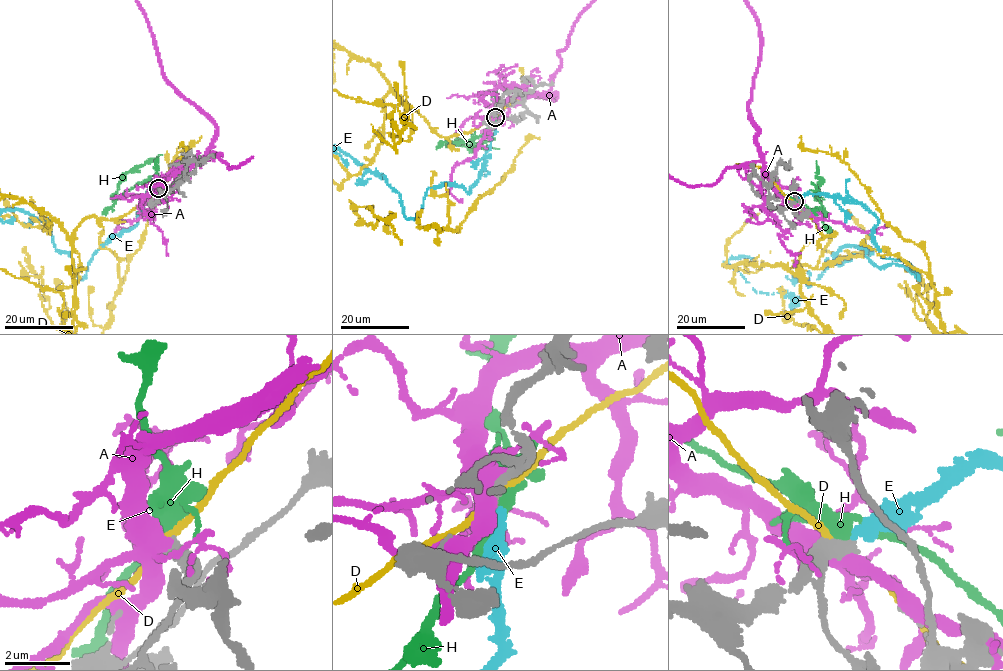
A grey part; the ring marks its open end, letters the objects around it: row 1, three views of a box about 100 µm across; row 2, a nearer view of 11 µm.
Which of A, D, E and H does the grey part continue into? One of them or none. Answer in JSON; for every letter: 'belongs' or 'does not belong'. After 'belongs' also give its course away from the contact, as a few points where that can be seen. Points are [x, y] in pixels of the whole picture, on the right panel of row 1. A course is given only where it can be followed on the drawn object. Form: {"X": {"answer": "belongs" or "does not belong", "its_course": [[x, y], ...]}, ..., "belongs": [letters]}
{"A": {"answer": "does not belong"}, "D": {"answer": "does not belong"}, "E": {"answer": "belongs", "its_course": [[794, 201], [863, 203], [881, 255], [919, 278], [851, 246], [804, 292], [729, 259], [792, 312]]}, "H": {"answer": "does not belong"}, "belongs": ["E"]}

